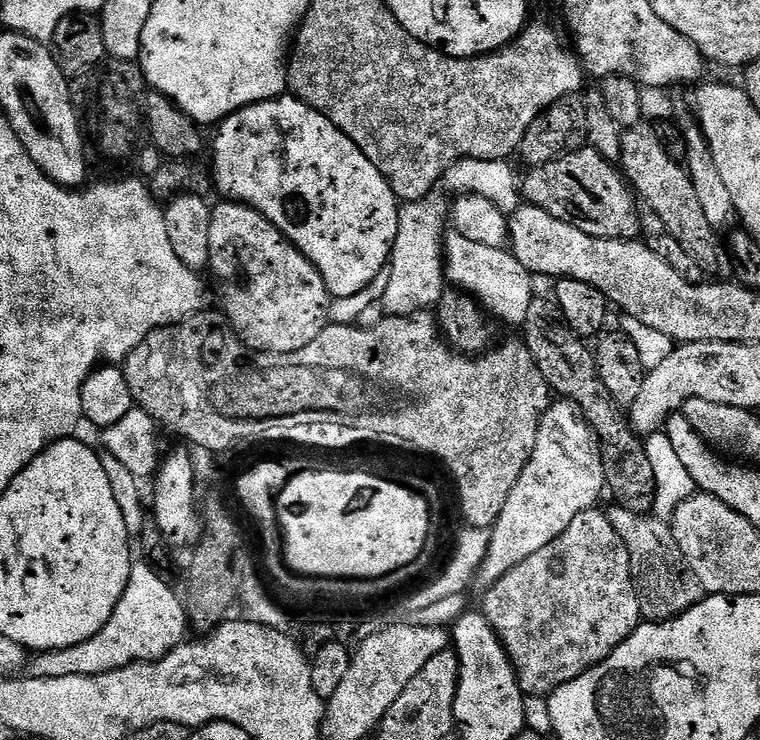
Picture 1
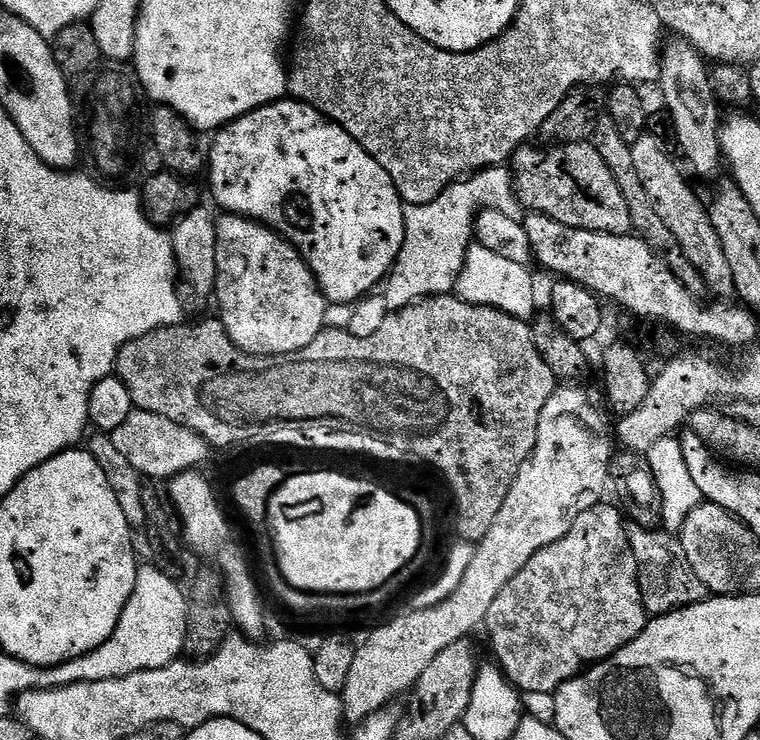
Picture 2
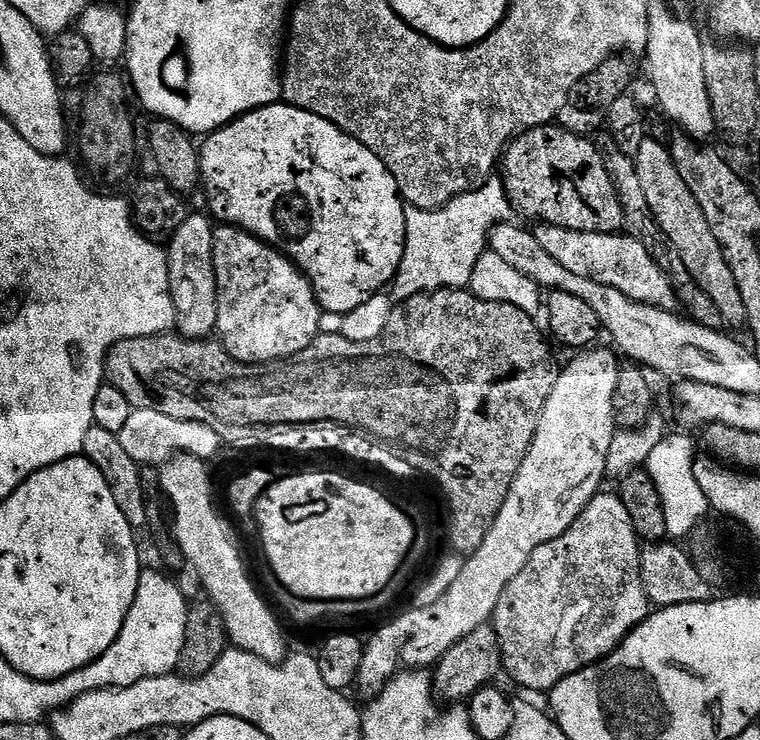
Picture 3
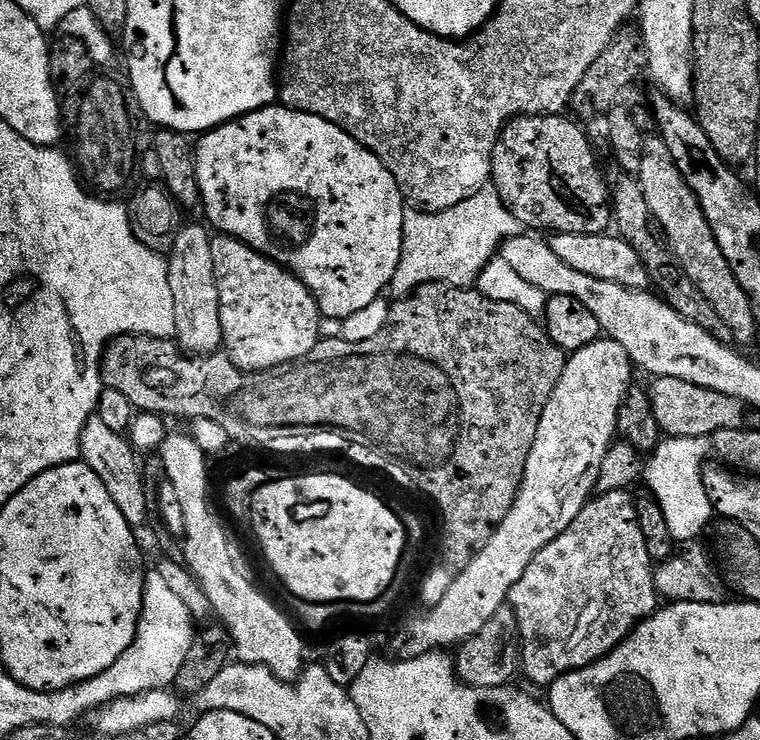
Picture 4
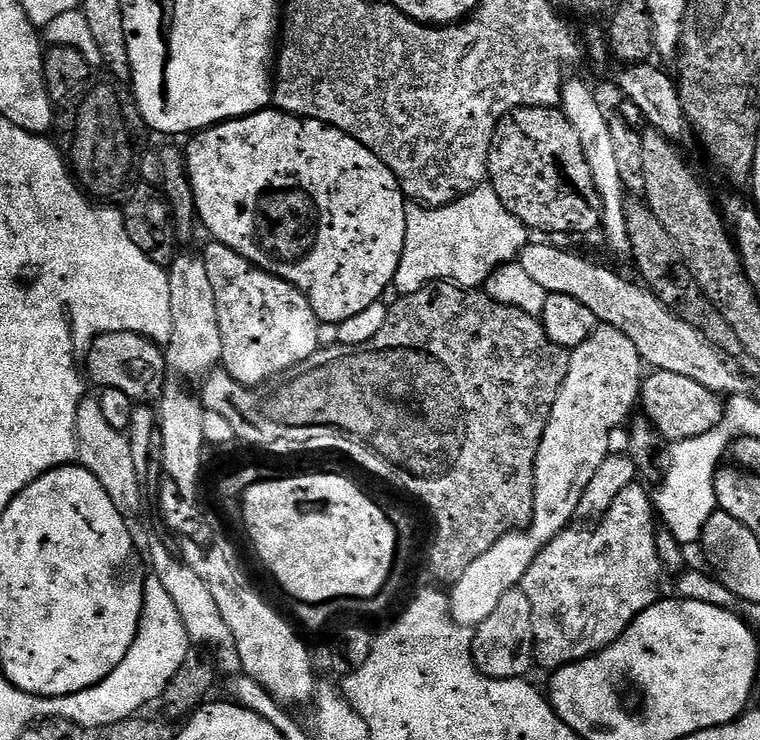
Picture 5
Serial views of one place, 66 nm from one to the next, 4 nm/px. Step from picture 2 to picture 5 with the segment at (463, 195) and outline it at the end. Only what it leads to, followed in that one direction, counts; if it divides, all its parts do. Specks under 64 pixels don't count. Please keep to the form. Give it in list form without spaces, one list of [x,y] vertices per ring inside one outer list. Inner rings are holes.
[[[488,182],[440,208],[430,208],[419,202],[409,203],[406,207],[406,242],[396,271],[395,291],[398,290],[400,296],[409,296],[433,282],[451,282],[462,288],[479,289],[487,285],[496,269],[513,263],[529,242],[530,229],[521,220],[514,218],[506,206],[502,206],[502,198],[498,198]]]

